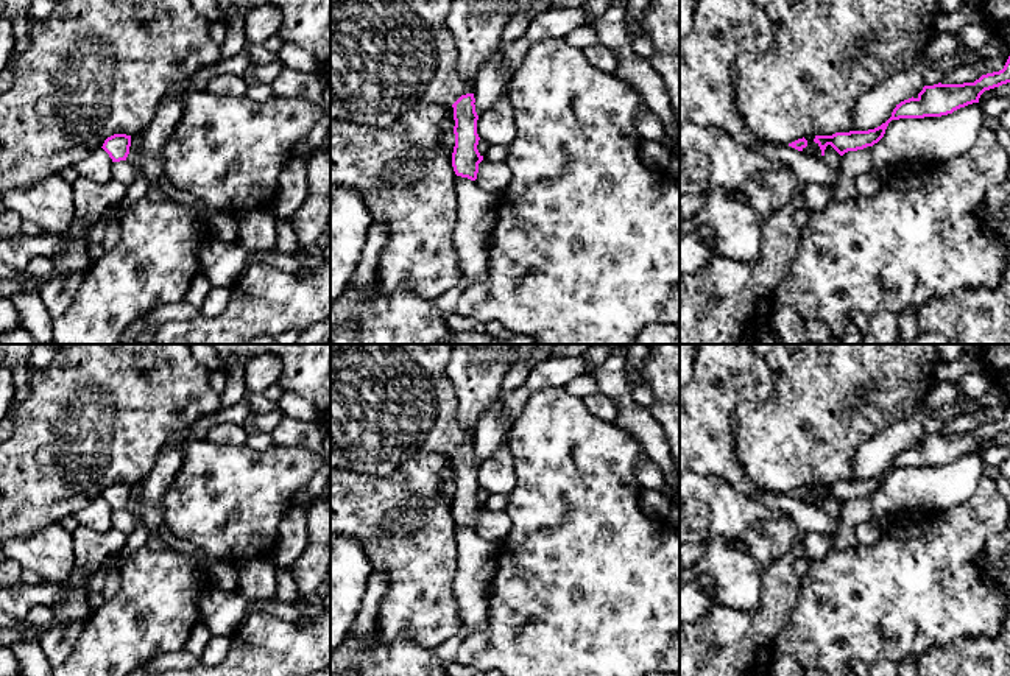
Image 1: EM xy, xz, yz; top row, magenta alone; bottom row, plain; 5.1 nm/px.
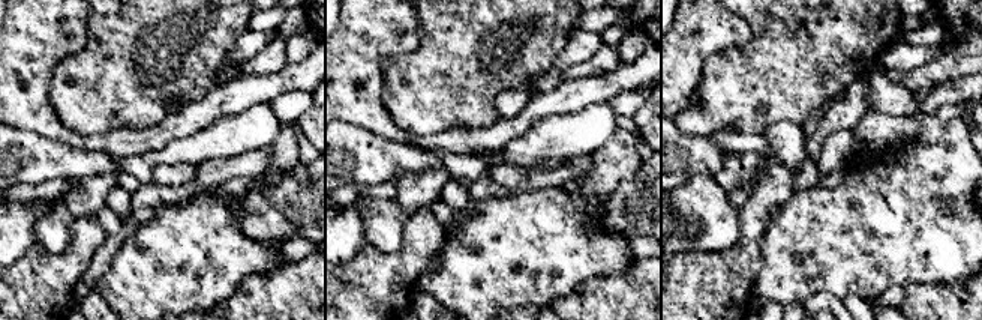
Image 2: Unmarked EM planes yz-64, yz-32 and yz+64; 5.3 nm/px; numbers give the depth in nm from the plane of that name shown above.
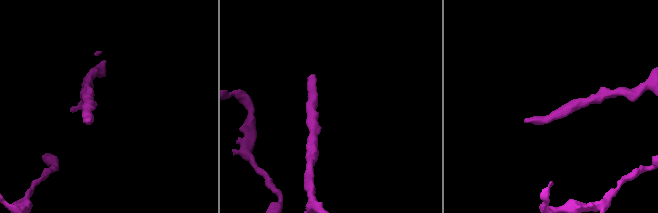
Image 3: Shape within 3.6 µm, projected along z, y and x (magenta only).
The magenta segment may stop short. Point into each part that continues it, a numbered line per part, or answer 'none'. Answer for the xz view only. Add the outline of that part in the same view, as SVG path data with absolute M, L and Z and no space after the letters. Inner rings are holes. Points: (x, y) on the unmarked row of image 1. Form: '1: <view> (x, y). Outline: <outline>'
1: xz (390, 404). Outline: M330 344L330 467L387 477L397 466L433 452L454 453L471 442L458 421L458 400L446 368L452 344Z

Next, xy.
none

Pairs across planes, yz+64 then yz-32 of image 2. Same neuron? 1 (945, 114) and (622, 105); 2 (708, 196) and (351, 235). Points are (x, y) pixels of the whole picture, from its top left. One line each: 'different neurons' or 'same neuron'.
1: different neurons
2: different neurons

